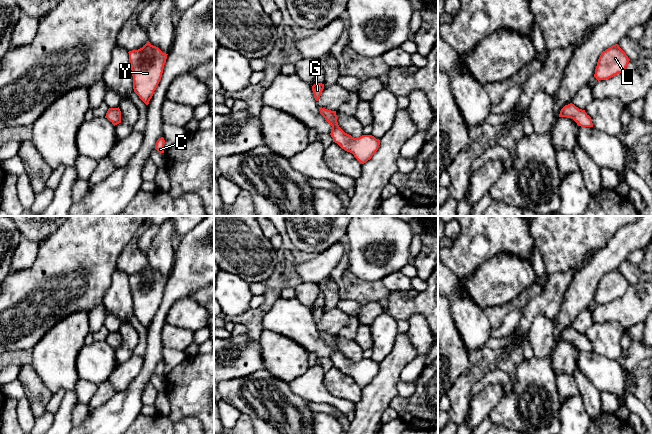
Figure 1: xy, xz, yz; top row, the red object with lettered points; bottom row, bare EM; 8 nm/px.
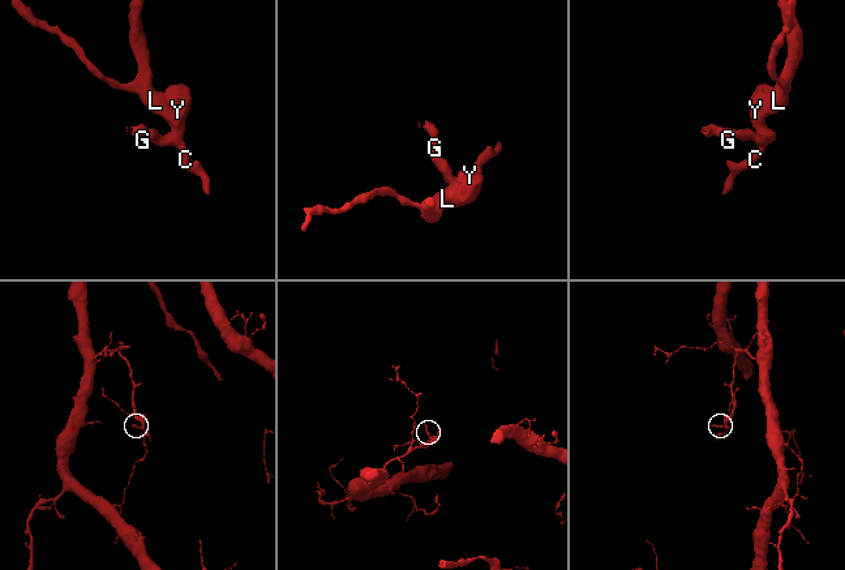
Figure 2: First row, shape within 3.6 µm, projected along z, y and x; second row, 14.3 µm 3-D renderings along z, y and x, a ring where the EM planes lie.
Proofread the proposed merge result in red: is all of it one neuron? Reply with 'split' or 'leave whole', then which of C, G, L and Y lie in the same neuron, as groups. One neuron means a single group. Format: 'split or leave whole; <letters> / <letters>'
leave whole; C G L Y

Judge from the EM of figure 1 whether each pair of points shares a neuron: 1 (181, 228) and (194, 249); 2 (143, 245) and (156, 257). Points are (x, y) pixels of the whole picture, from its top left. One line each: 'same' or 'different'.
1: different
2: different

